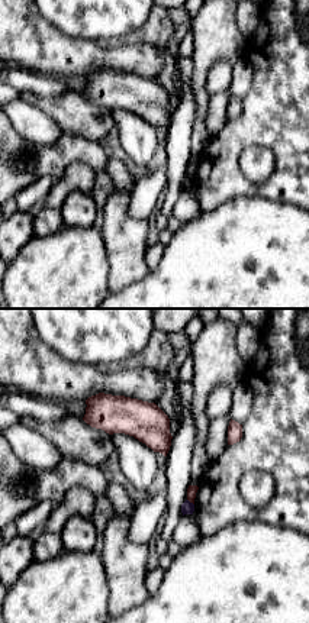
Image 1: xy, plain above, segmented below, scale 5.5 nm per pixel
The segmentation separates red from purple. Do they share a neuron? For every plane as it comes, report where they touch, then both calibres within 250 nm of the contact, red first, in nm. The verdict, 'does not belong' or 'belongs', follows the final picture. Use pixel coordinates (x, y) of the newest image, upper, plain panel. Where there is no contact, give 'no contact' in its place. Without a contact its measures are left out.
contact (190, 177); calibres 60 and 70 nm

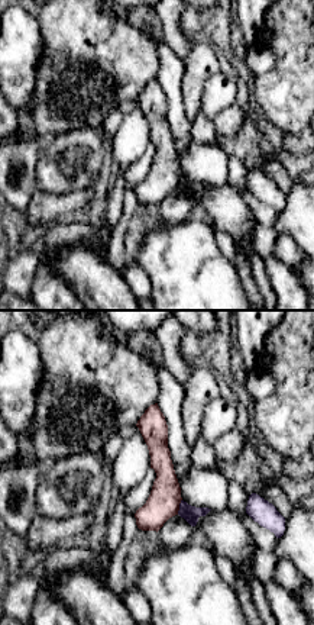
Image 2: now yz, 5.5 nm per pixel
contact (178, 181); calibres 180 and 90 nm

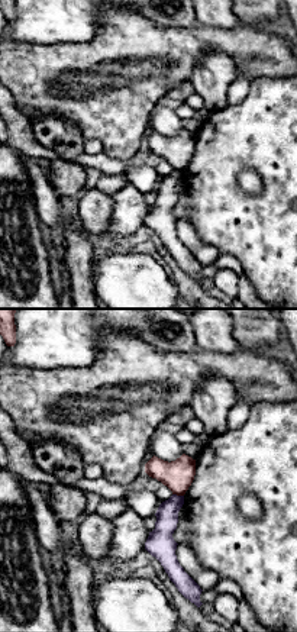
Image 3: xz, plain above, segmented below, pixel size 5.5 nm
contact (178, 170); calibres 170 and 130 nm

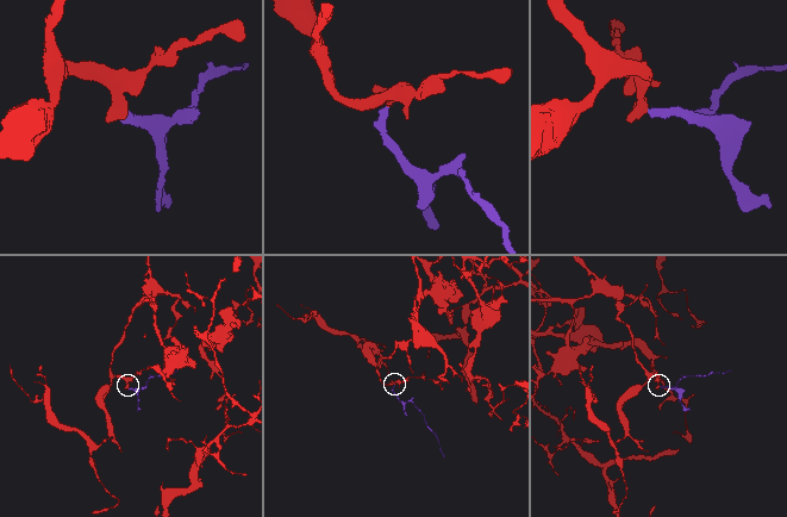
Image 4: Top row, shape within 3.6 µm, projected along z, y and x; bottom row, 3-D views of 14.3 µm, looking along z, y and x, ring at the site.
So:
does not belong

